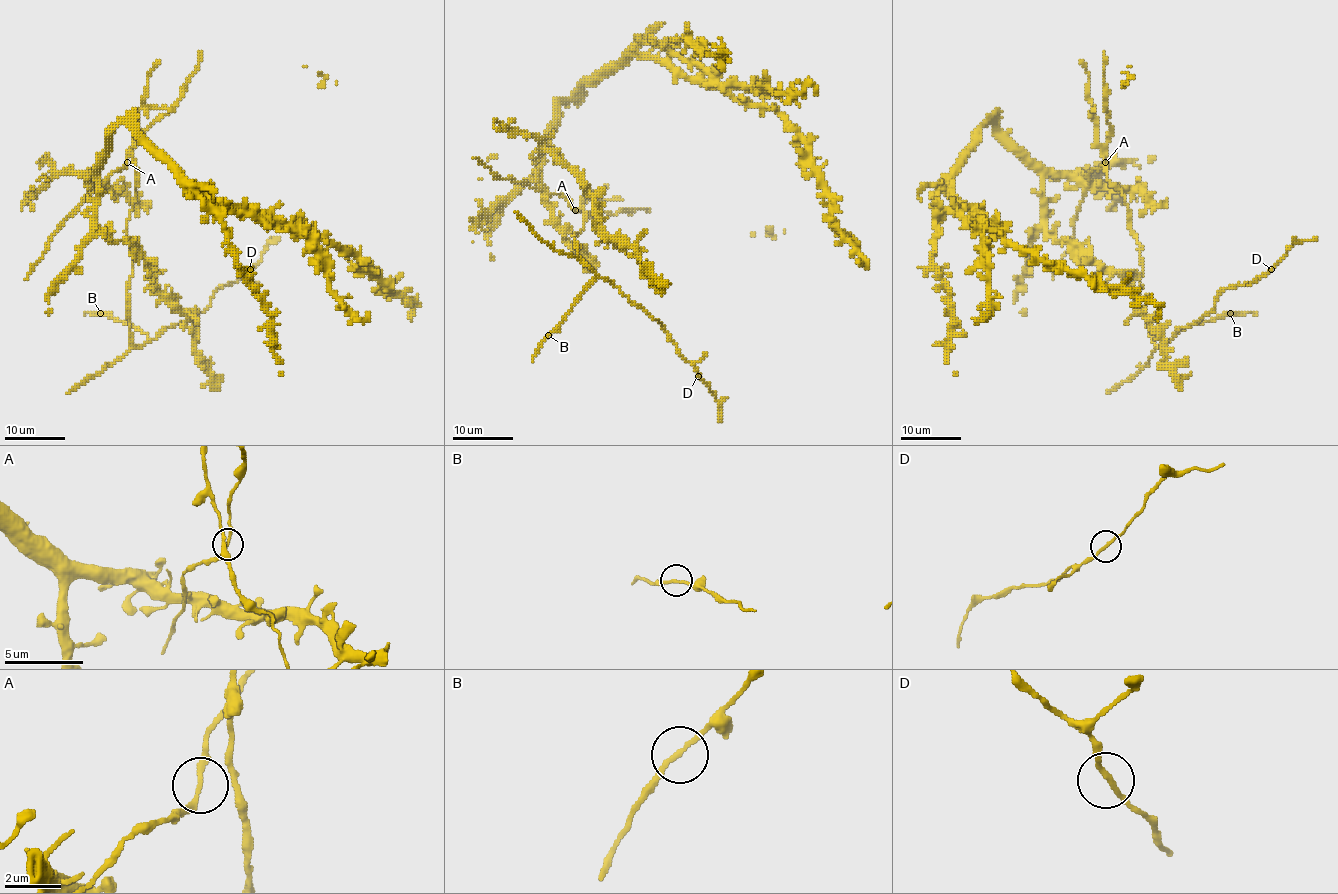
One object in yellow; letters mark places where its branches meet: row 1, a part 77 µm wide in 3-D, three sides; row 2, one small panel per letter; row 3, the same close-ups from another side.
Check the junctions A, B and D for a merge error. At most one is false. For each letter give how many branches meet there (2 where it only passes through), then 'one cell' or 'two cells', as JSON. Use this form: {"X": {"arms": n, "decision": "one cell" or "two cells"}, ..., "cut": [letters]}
{"A": {"arms": 2, "decision": "one cell"}, "B": {"arms": 2, "decision": "one cell"}, "D": {"arms": 2, "decision": "one cell"}, "cut": []}

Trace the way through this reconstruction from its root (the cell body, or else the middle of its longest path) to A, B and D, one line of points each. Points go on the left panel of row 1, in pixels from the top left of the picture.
A: (93, 172), (97, 183), (103, 183), (127, 162)
B: (93, 172), (103, 183), (133, 150), (127, 319), (130, 341), (136, 347), (147, 341), (138, 328), (100, 313)
D: (93, 172), (103, 183), (133, 150), (126, 235), (136, 347), (199, 314), (217, 289), (250, 269)

